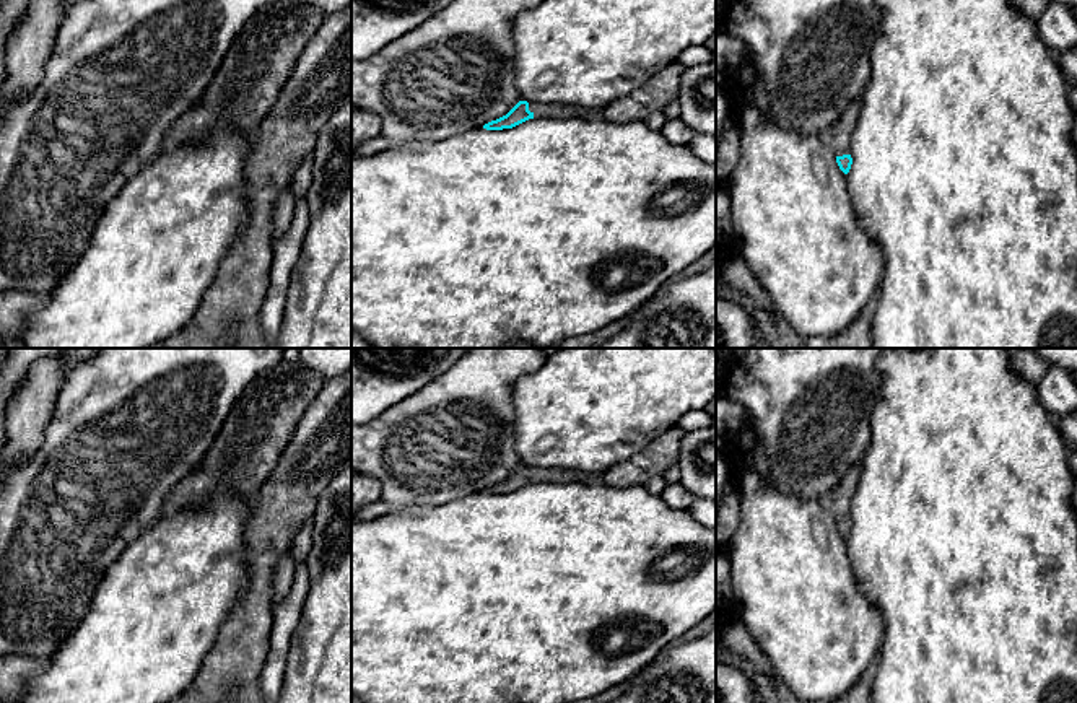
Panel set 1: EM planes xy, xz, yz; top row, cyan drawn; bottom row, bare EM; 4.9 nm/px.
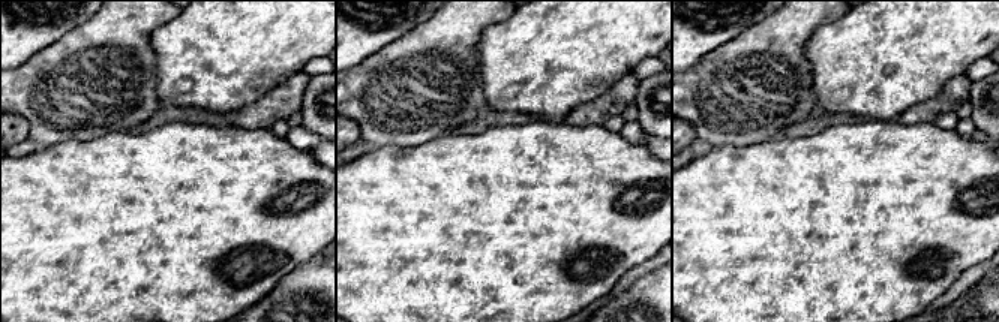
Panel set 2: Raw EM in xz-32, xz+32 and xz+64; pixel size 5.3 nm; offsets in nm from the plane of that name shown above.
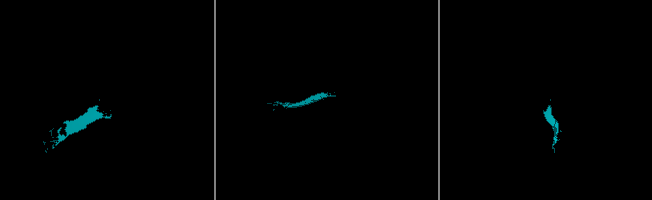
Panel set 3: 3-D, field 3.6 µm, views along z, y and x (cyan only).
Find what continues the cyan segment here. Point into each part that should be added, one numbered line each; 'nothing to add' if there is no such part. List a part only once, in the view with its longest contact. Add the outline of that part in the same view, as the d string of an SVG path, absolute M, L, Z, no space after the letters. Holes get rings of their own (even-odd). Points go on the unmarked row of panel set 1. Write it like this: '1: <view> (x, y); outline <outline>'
1: xz (557, 475); outline M529 467L529 475L534 482L553 482L553 483L602 483L602 474L587 474L579 470L568 469L543 469L543 467Z

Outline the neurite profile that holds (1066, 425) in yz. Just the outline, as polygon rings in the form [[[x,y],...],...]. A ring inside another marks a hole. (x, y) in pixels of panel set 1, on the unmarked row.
[[[1077,410],[1066,417],[1054,418],[1054,423],[1066,448],[1077,452]]]

